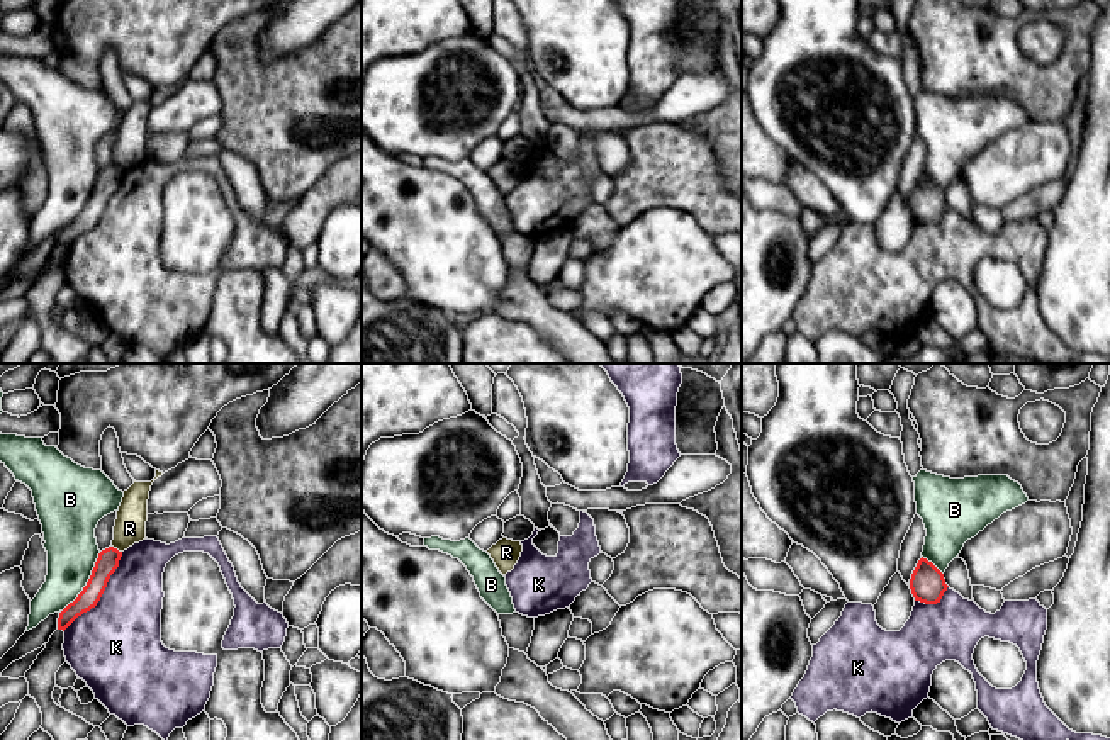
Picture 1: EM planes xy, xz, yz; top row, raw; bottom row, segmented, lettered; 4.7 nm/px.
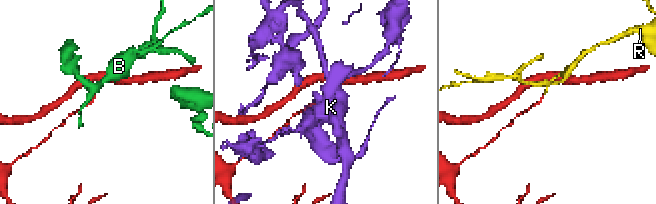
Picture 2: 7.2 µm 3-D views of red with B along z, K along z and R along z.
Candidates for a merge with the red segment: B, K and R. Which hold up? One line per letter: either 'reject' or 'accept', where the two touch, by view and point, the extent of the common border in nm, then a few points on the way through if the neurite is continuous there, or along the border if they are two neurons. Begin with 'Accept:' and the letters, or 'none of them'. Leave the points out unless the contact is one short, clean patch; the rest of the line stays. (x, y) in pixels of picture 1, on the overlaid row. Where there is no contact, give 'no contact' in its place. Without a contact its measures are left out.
Accept: R
B: reject; contact xy (87, 583); length 340 nm
K: reject; contact xy (102, 593); length 480 nm
R: accept; contact xy (116, 549); length 60 nm; way xy (107, 562), (116, 549), (129, 528)

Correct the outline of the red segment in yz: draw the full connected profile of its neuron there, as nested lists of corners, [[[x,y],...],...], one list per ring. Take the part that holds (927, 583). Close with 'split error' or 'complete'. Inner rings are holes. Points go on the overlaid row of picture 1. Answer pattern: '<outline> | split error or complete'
[[[922,557],[910,579],[910,589],[915,601],[937,604],[947,587],[944,574],[932,562]]] | complete

